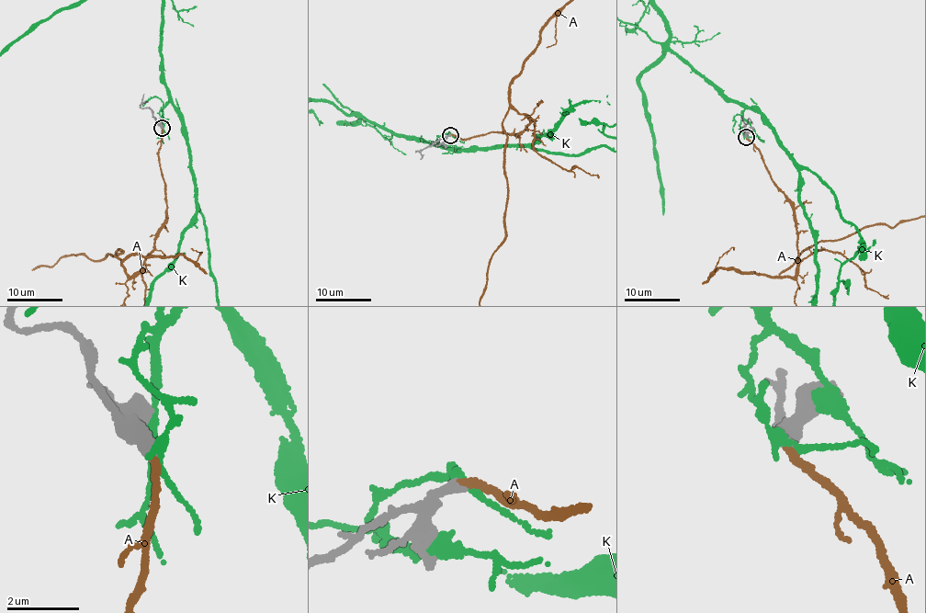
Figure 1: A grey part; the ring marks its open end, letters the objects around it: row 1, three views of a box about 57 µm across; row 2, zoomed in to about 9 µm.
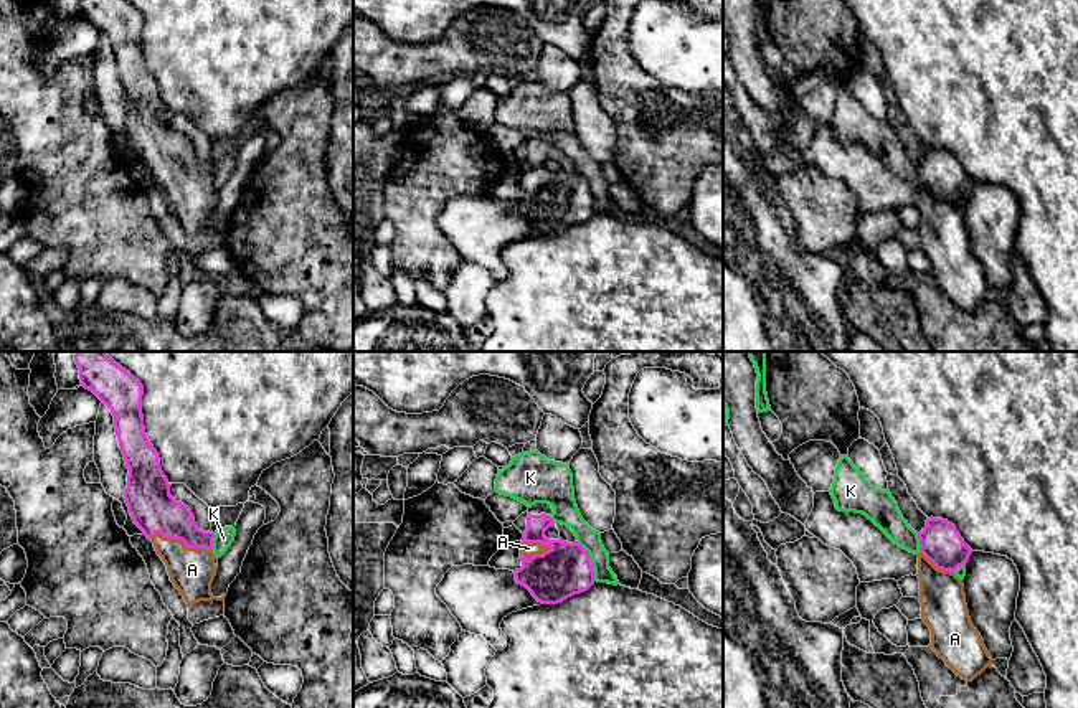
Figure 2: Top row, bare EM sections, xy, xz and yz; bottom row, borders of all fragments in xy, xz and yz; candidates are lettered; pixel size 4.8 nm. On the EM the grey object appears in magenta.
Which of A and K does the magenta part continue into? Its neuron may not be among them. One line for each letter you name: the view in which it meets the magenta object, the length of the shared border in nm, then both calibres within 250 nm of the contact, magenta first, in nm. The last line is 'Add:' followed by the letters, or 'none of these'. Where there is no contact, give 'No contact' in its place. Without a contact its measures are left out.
A: Touches magenta in xz. Shared border 160 nm. Thickness 260 nm (magenta) against 60 nm
Add: A

